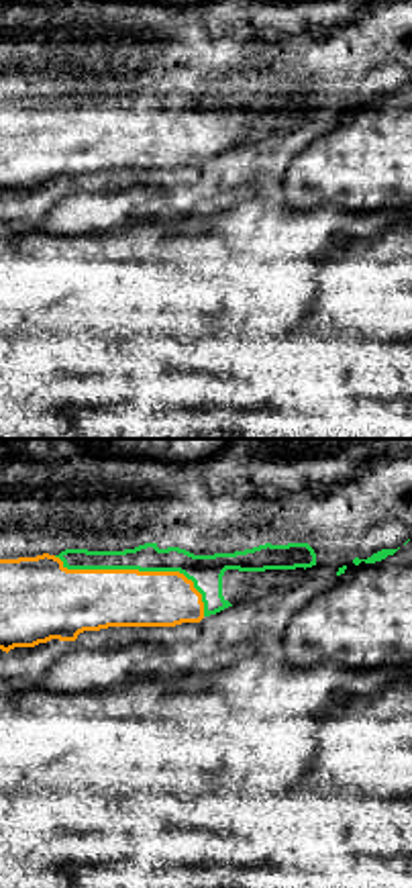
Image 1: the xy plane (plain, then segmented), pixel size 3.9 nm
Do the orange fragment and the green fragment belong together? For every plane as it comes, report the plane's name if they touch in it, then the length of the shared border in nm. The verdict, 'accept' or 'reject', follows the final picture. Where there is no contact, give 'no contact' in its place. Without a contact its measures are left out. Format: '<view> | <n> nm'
xy | 650 nm

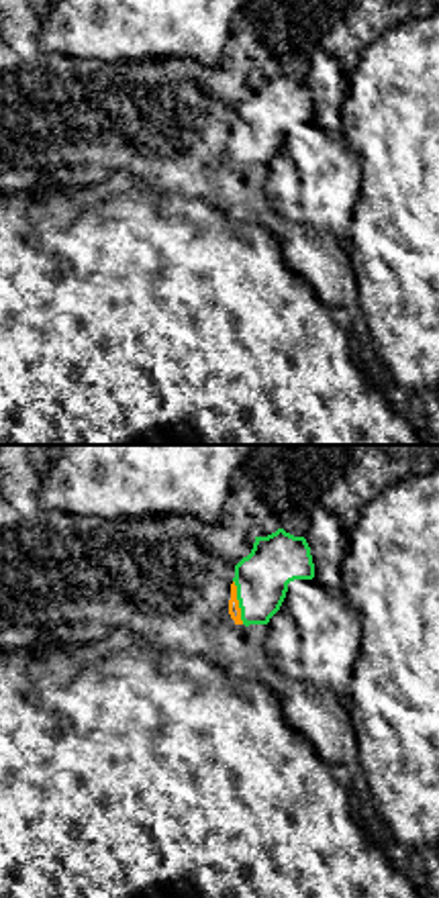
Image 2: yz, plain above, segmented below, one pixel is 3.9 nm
yz | 180 nm

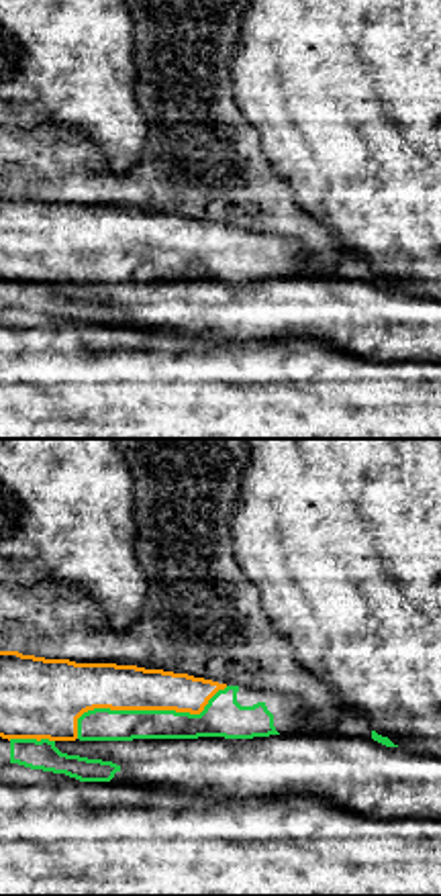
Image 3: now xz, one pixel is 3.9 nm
xz | 650 nm

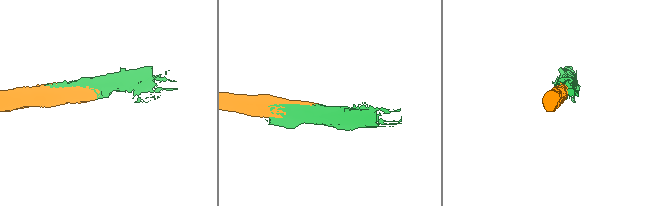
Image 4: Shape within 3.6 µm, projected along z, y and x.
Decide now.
accept

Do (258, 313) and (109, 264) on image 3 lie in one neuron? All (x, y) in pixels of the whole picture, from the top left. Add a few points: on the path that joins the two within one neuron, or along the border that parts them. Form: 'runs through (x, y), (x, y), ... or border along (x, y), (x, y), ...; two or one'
border along (209, 278), (113, 282); two

